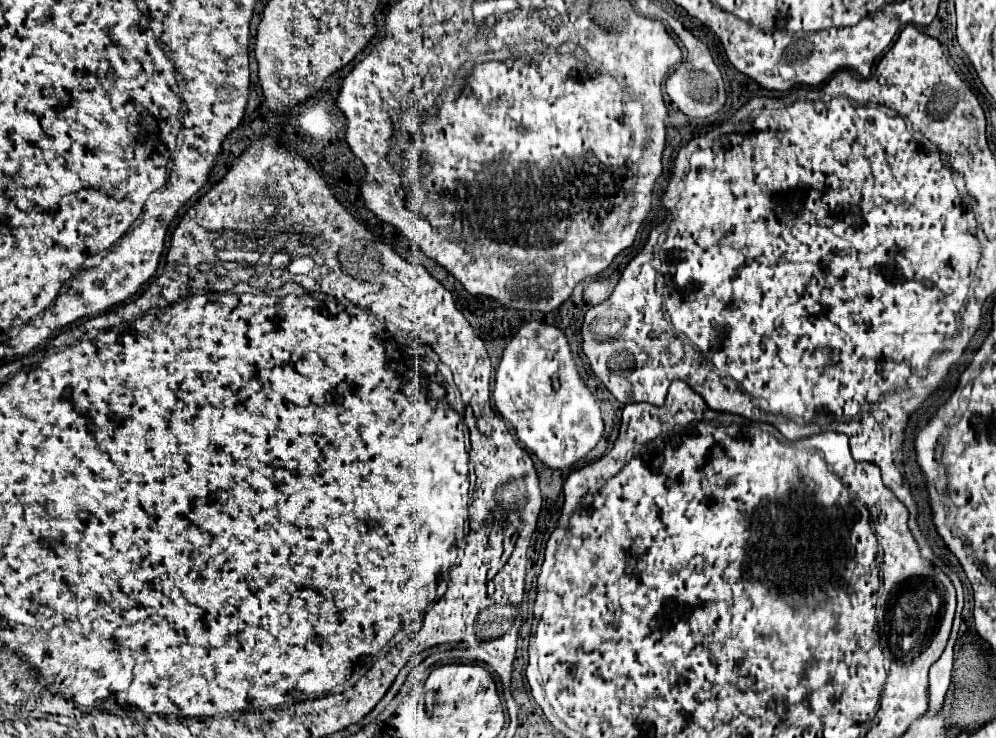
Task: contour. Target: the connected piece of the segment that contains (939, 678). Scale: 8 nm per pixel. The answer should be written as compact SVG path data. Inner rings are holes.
M956 631L950 635L948 645L944 649L944 655L940 655L940 659L930 667L930 713L936 713L942 707L944 695L948 691L950 679L952 679L952 647L956 641Z

